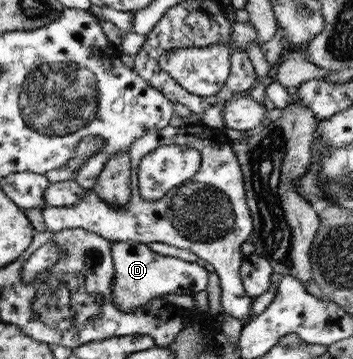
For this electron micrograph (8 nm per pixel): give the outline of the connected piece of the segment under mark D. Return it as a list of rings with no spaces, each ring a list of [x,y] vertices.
[[[146,243],[111,245],[111,253],[115,262],[115,282],[113,299],[119,310],[131,312],[147,304],[156,296],[174,293],[178,295],[200,294],[200,290],[208,290],[208,282],[212,282],[213,268],[210,265],[200,265],[199,262],[188,262],[184,258],[154,254]]]

